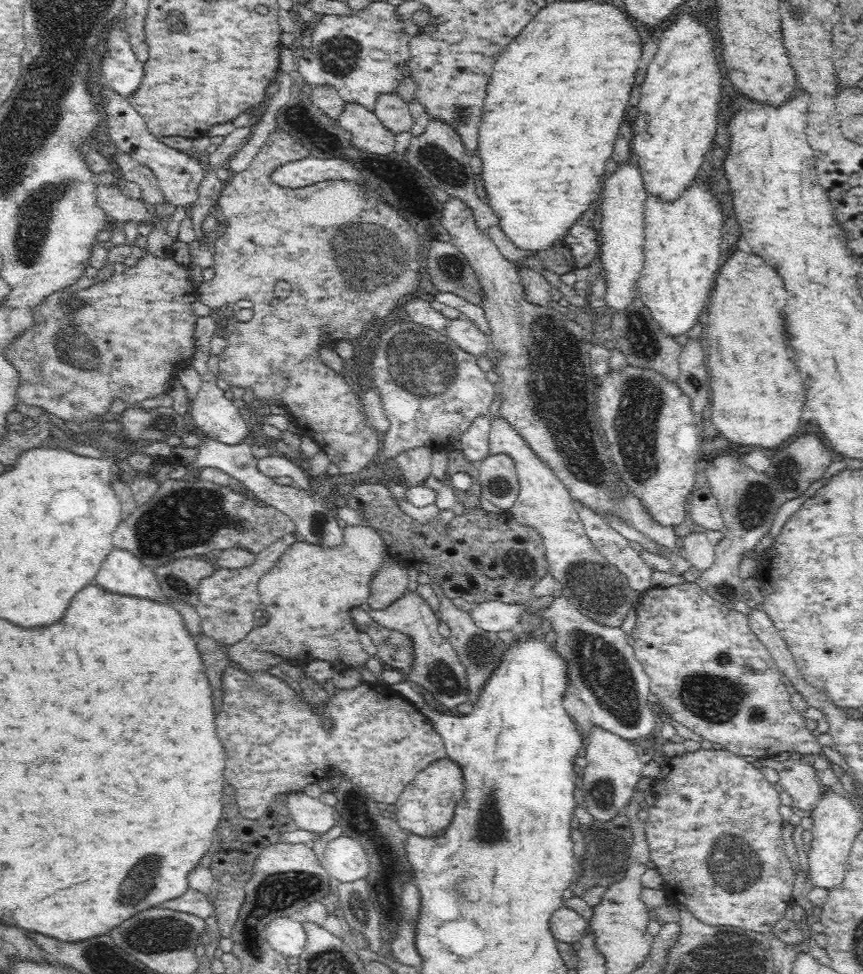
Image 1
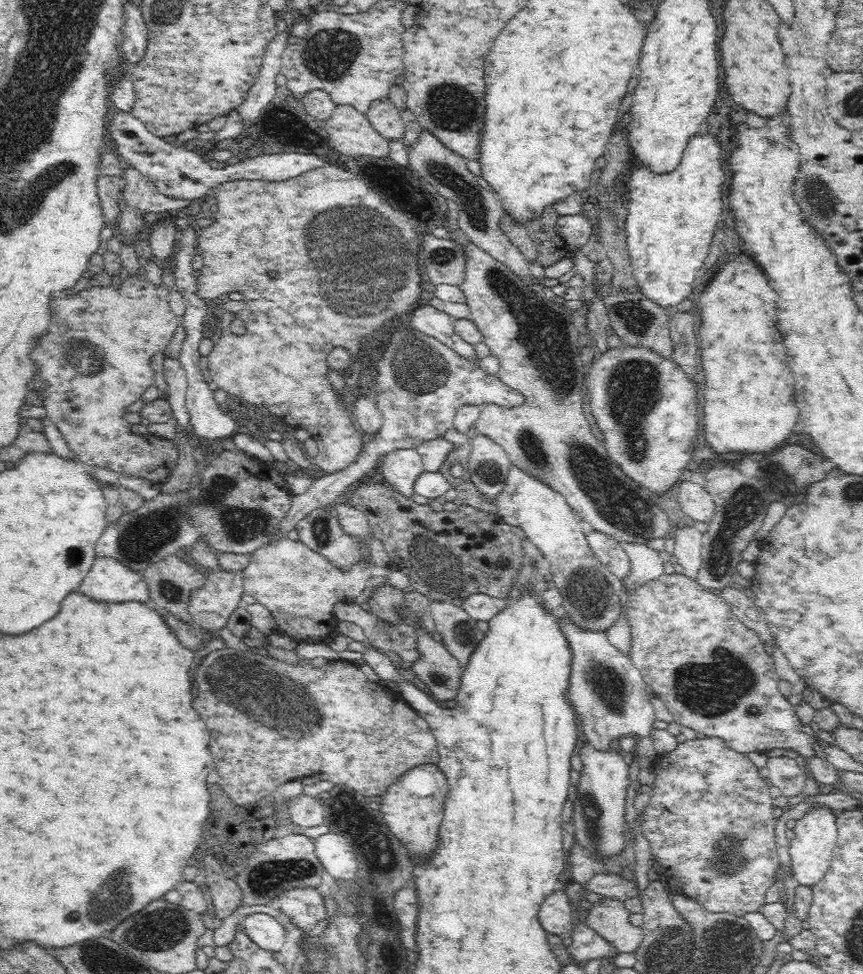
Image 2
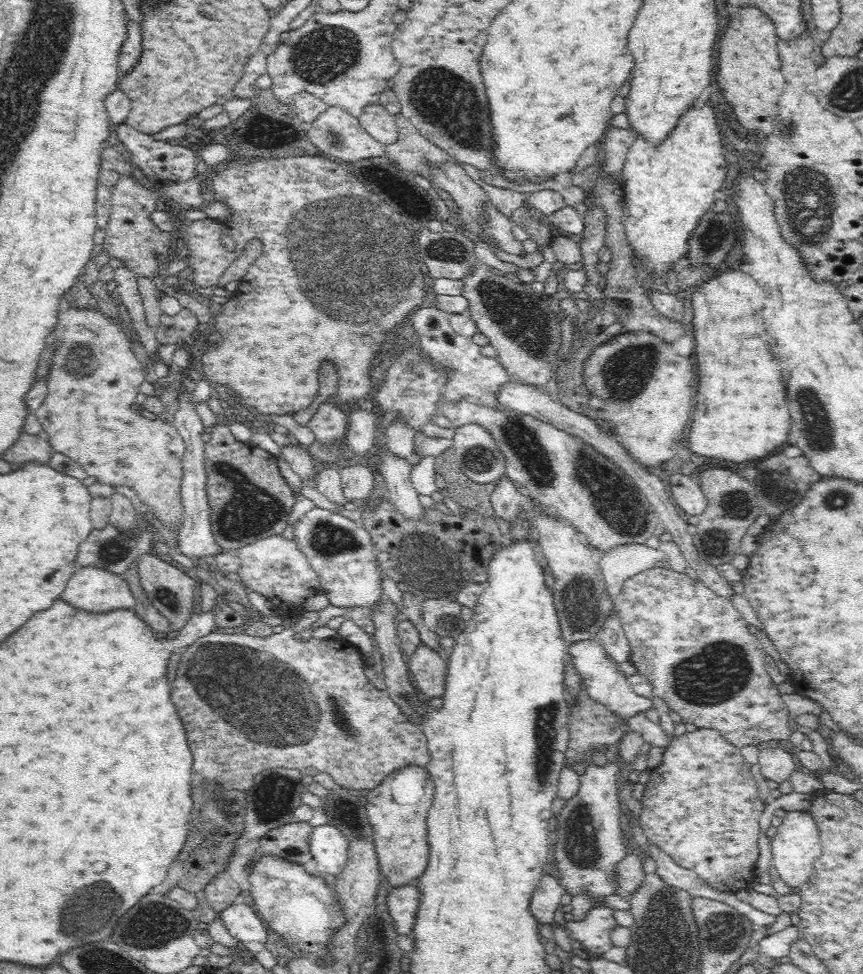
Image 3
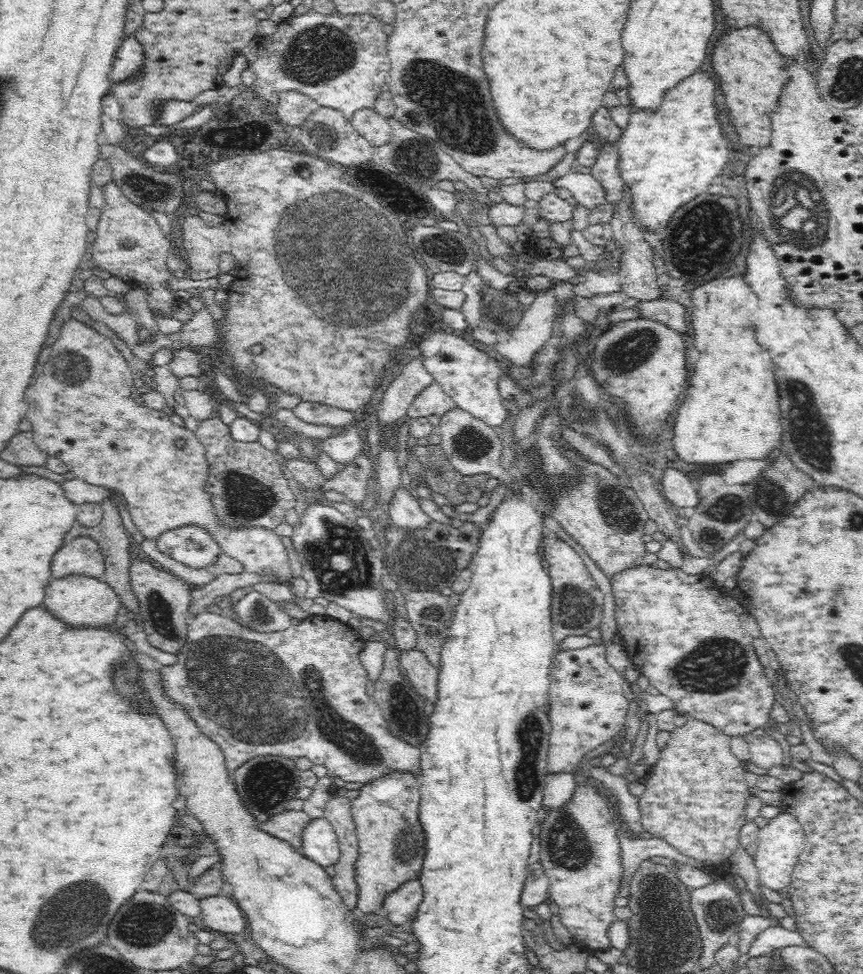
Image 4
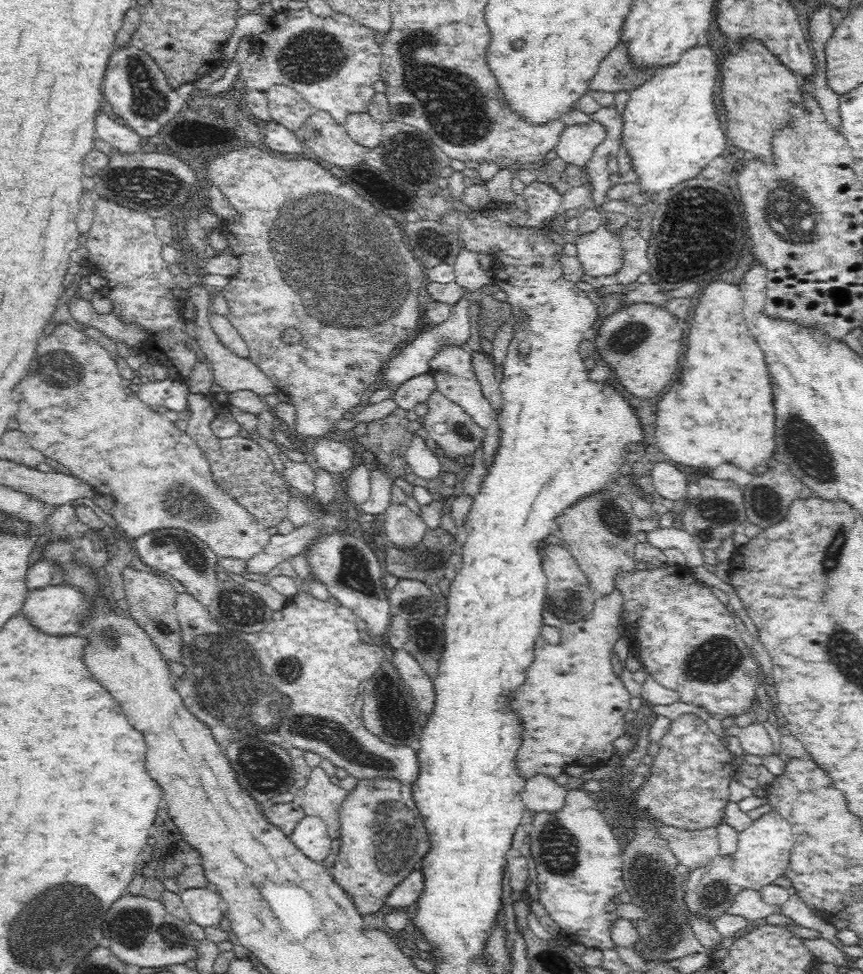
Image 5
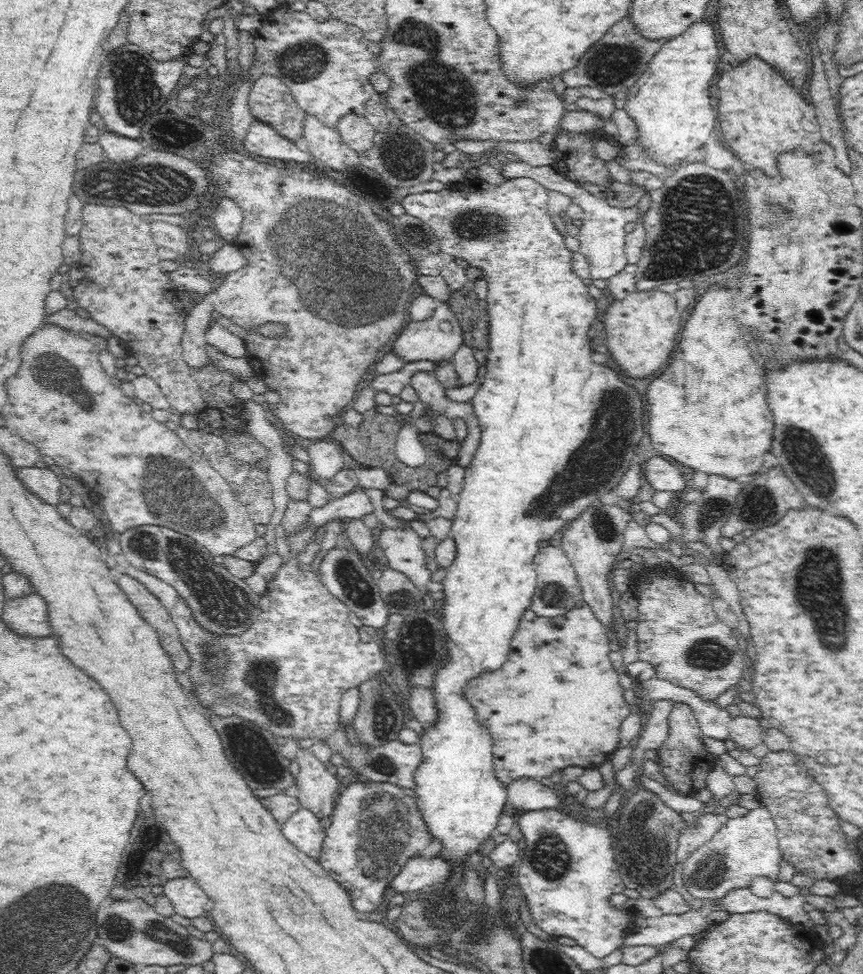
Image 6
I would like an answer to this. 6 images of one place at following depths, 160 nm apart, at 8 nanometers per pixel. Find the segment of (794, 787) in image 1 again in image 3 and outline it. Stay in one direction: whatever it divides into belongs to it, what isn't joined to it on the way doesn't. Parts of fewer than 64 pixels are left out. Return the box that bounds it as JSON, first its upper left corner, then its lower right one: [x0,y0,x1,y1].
[758,747,799,784]

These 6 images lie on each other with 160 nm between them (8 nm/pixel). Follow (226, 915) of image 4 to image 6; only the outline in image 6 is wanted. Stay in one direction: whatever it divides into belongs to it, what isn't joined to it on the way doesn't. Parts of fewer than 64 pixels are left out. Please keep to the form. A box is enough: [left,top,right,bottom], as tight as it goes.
[162,876,210,919]

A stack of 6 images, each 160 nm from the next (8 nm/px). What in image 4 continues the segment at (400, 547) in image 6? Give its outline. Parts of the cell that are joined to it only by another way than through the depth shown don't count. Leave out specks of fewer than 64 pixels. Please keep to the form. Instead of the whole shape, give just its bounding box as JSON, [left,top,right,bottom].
[384,484,432,532]

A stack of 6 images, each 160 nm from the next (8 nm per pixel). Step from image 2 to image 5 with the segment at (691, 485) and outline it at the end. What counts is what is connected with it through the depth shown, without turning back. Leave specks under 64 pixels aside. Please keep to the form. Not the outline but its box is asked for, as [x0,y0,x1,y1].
[652,462,687,501]

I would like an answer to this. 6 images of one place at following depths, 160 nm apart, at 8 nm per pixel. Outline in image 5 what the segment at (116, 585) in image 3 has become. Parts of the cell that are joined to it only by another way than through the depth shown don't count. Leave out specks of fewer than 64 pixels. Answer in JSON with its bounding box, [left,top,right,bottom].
[20,584,91,636]

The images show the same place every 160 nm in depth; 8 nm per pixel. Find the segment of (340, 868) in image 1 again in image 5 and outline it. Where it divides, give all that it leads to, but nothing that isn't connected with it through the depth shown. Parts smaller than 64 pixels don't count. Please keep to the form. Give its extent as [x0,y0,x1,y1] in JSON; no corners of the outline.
[289,815,332,861]

